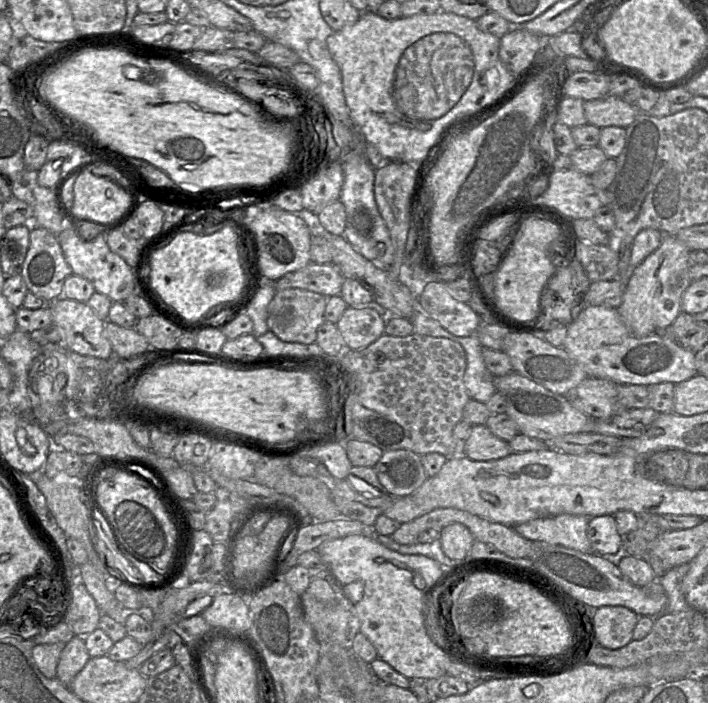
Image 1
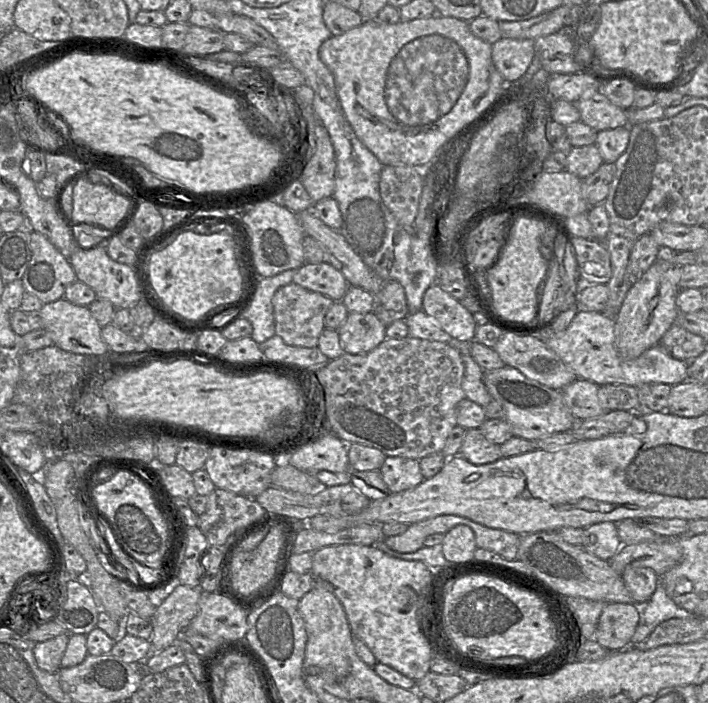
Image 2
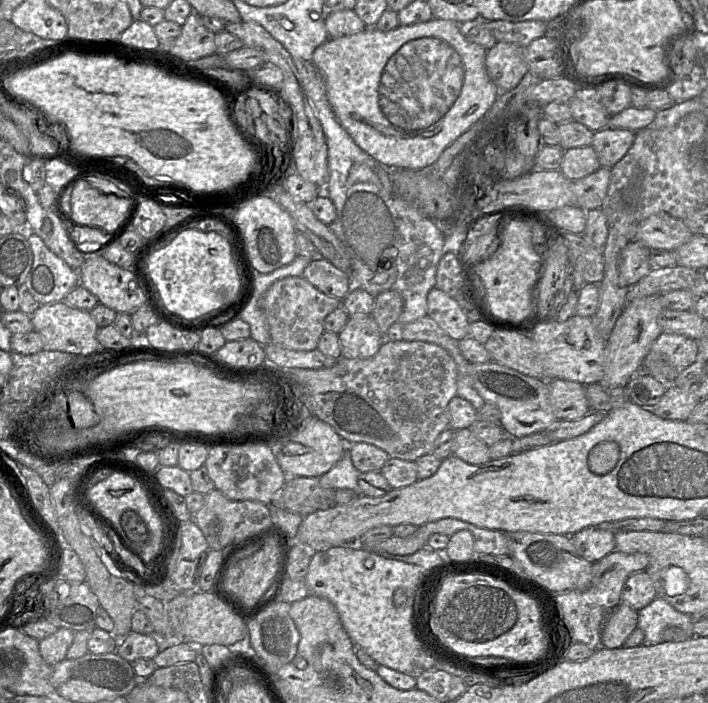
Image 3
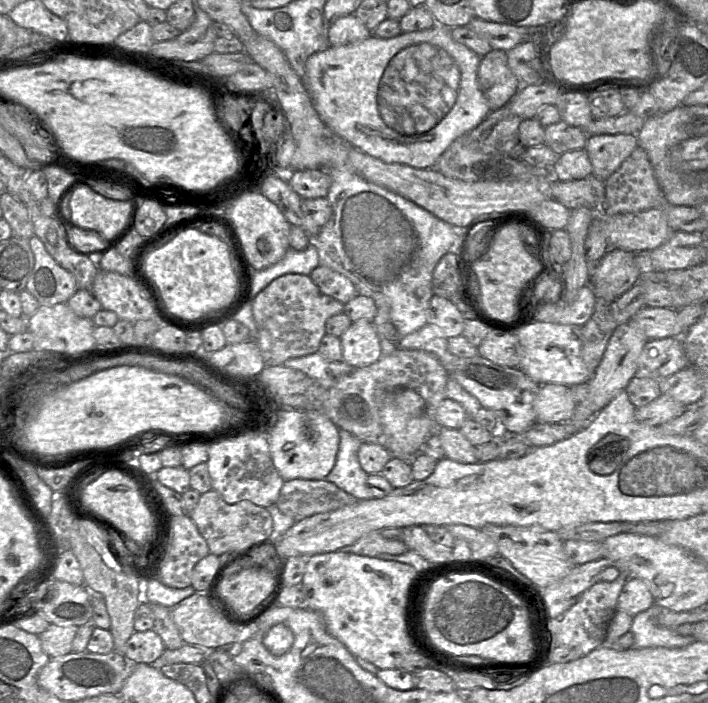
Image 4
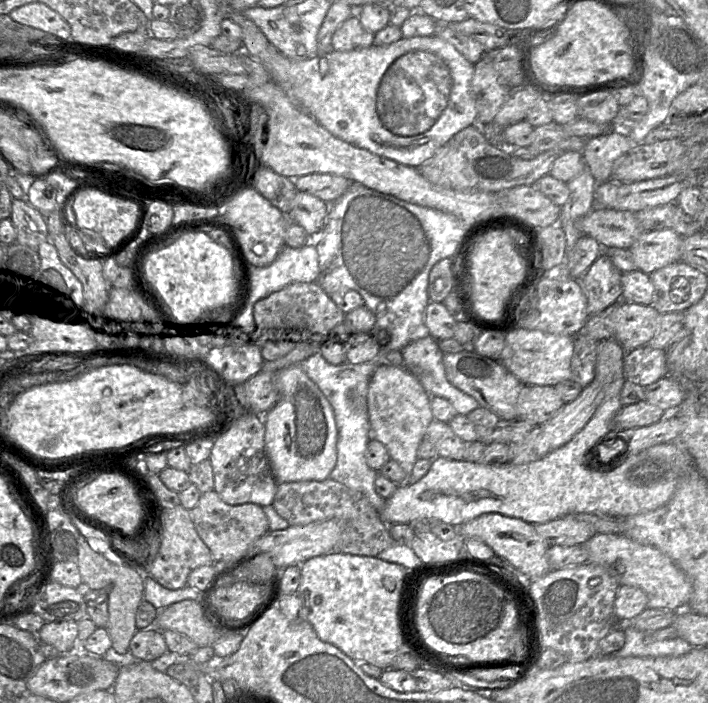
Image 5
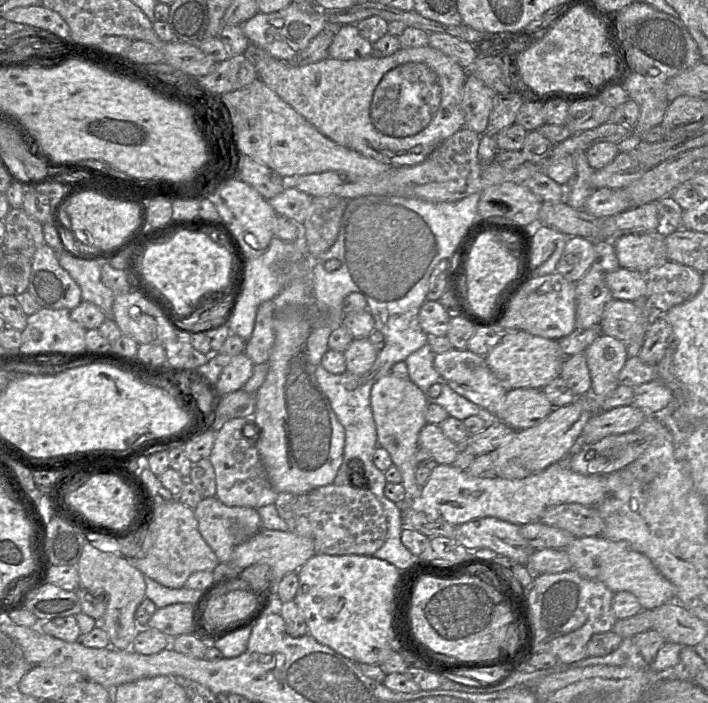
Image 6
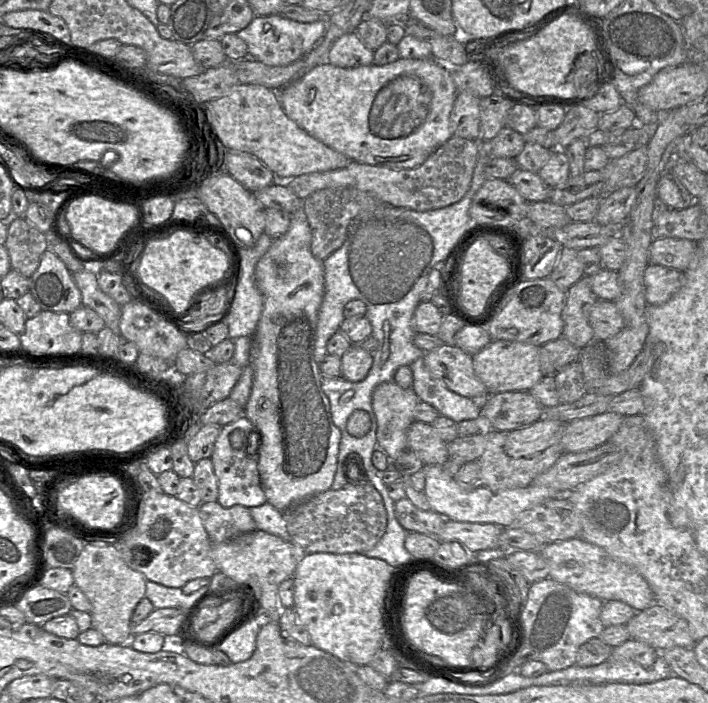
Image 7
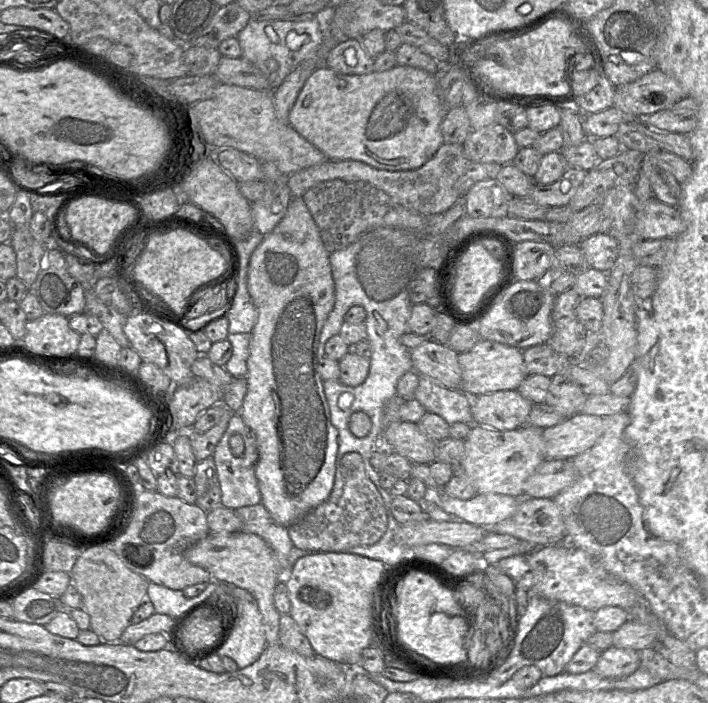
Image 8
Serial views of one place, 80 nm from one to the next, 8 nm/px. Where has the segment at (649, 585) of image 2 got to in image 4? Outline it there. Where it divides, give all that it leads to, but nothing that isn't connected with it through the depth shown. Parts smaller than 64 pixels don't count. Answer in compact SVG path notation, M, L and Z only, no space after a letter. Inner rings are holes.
M629 578L618 597L617 610L634 617L653 605L653 595L647 583L640 578Z

